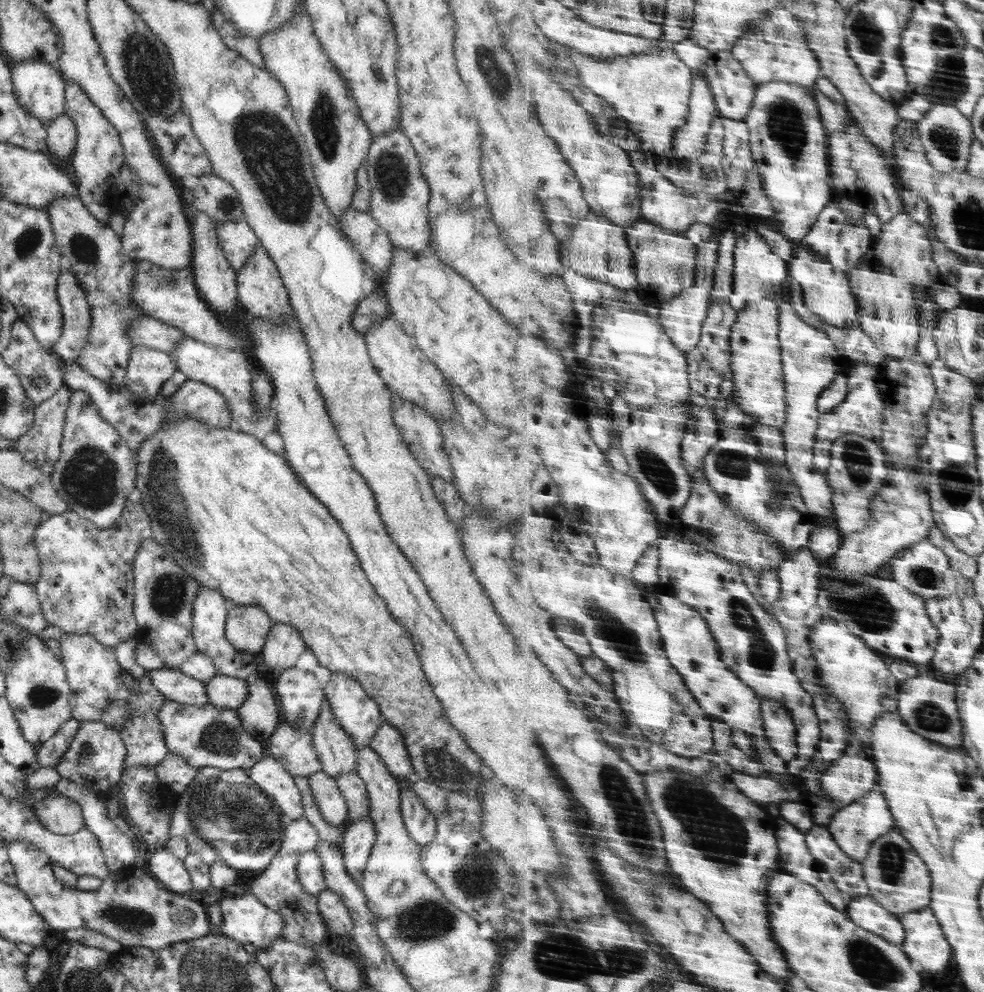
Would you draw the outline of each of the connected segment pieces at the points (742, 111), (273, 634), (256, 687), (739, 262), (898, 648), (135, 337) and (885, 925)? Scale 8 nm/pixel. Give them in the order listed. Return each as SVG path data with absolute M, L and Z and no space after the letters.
M732 51L713 53L704 70L711 81L721 116L742 120L755 103L757 82Z
M274 623L260 655L270 668L292 668L298 662L298 656L307 648L299 631L291 624Z
M260 678L248 682L248 696L236 711L244 730L263 744L280 724L281 712L276 705L276 697Z
M724 208L724 216L720 216L720 224L711 224L711 226L712 230L715 230L715 233L719 235L722 235L726 231L734 231L738 234L738 246L735 250L736 268L734 268L734 292L730 294L728 301L730 305L738 311L738 318L740 318L740 312L744 312L748 306L760 304L760 302L764 302L764 300L774 300L774 302L778 302L778 306L780 306L780 296L784 296L784 299L786 297L784 288L786 289L785 282L789 281L787 278L791 276L790 266L792 260L784 260L784 258L778 256L778 254L774 252L774 248L770 246L770 242L762 236L762 232L758 232L758 226L779 226L781 222L777 220L777 218L750 215L739 208L736 208L736 210L738 210L738 213L730 213L730 211L727 212L726 208Z
M823 575L819 605L827 618L839 620L861 636L872 649L932 668L939 651L941 630L931 617L927 599L895 578L878 576L850 580Z
M146 315L135 318L127 334L134 347L142 345L167 353L186 337L179 328Z
M872 896L868 898L855 898L848 906L849 916L858 924L888 940L902 945L906 940L908 931L904 928L902 920L888 912L882 904L878 904Z

